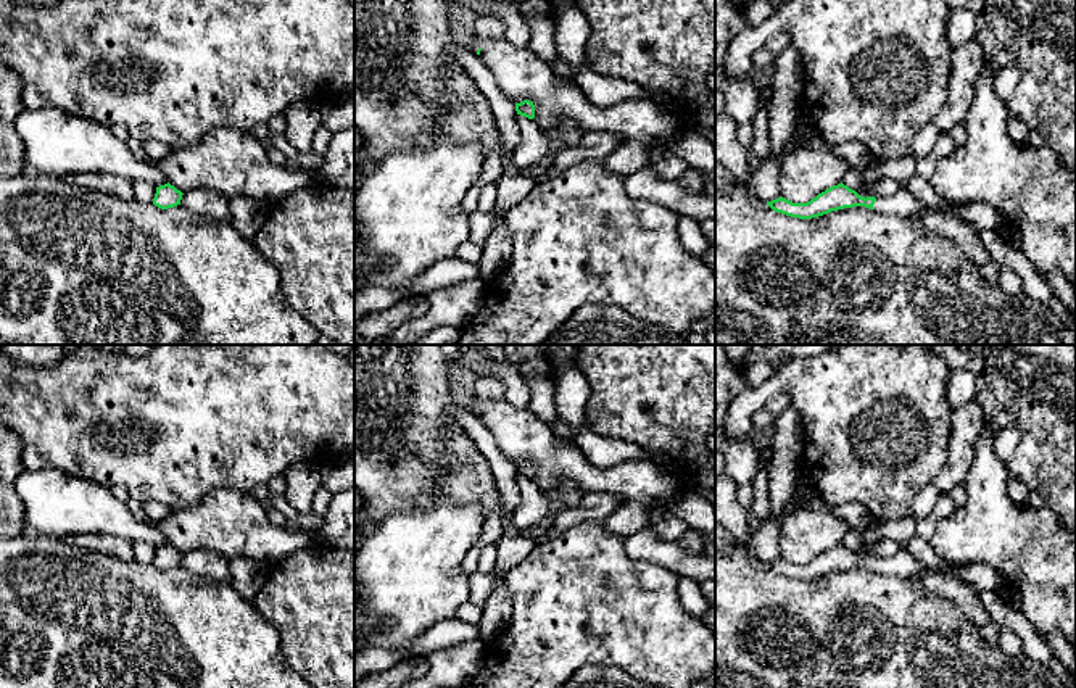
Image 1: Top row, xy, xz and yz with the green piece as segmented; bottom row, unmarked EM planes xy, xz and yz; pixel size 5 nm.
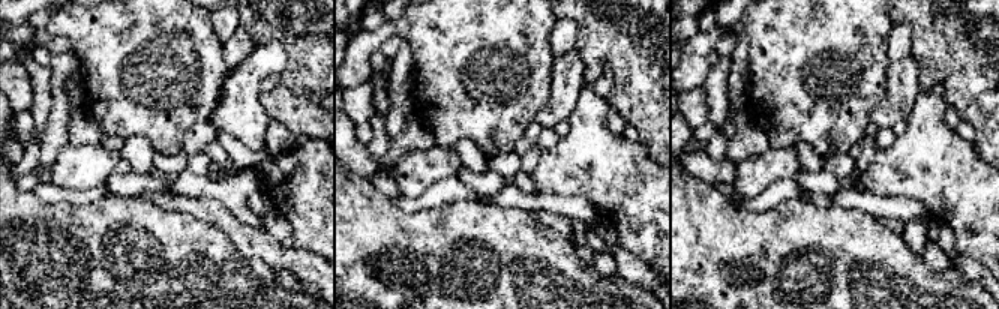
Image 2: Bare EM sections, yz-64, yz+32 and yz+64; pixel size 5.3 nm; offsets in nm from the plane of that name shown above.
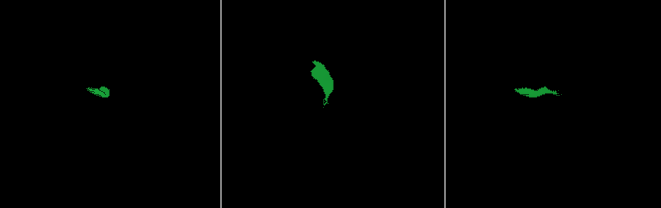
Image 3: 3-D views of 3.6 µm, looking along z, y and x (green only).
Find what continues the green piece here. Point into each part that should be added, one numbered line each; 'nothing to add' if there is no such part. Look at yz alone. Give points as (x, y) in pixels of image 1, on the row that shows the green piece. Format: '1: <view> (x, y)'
1: yz (901, 203)

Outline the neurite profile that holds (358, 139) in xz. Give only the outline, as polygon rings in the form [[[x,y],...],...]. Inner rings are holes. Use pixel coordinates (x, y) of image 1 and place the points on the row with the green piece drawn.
[[[354,126],[354,195],[359,189],[361,179],[362,179],[361,169],[358,164],[358,158],[362,153],[362,150],[364,150],[364,139],[362,139],[361,132],[358,131],[358,127]]]

